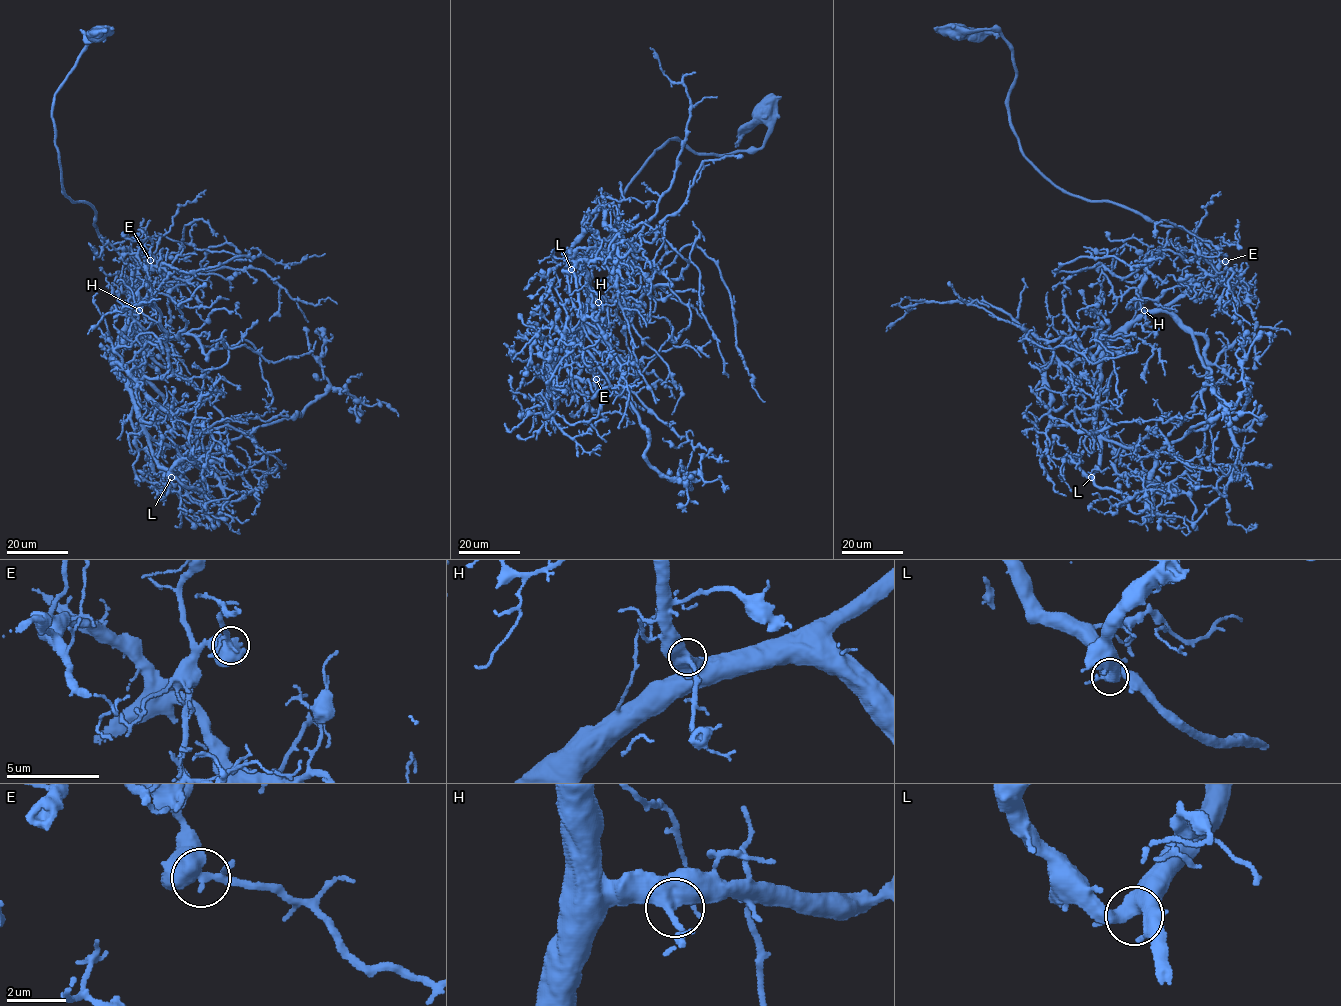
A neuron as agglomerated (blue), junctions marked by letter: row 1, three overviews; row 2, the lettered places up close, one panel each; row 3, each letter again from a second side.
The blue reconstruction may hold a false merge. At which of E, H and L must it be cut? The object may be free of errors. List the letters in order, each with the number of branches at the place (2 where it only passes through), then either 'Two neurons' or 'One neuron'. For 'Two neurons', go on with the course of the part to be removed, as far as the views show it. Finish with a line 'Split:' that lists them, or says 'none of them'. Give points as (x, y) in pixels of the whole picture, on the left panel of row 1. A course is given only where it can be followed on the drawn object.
E: Branches: 3. One neuron
H: Branches: 3. One neuron
L: Branches: 3. One neuron
Split: none of them

